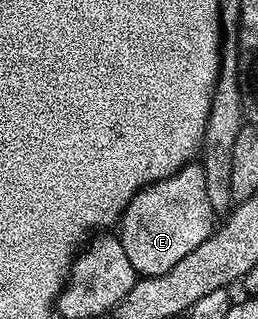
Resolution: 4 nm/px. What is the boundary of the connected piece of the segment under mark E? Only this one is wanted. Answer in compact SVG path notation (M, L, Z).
M198 162L157 180L137 192L119 218L121 246L139 277L154 277L171 270L210 236L215 210L208 198L206 173Z

